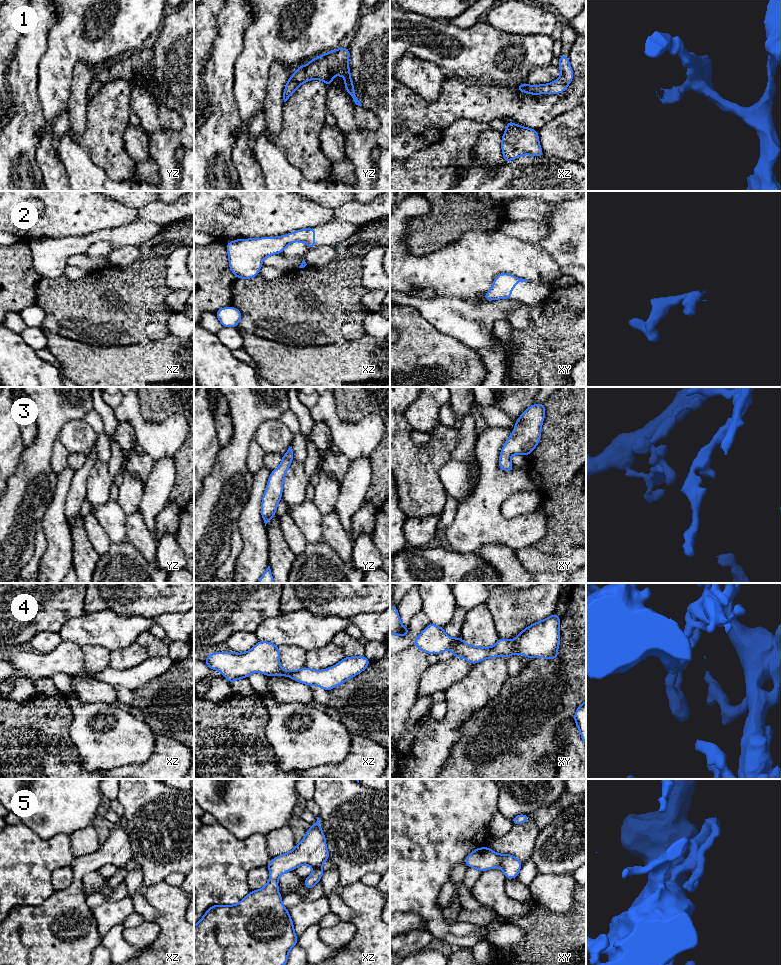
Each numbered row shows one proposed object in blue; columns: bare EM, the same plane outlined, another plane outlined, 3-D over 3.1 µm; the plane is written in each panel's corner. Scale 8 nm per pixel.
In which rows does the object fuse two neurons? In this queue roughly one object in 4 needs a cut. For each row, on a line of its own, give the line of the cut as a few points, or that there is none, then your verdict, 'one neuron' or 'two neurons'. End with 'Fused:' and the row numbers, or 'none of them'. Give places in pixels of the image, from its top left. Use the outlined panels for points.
1: no cut; one neuron
2: no cut; one neuron
3: no cut; one neuron
4: no cut; one neuron
5: no cut; one neuron
Fused: none of them

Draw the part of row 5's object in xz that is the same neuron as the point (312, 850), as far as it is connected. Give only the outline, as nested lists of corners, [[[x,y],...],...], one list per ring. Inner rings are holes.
[[[320,818],[306,832],[303,840],[289,852],[271,860],[267,867],[270,872],[266,886],[250,891],[236,905],[213,905],[194,926],[194,965],[285,965],[288,953],[297,945],[298,937],[288,909],[282,904],[278,892],[278,879],[299,865],[310,865],[313,872],[304,879],[307,890],[320,882],[324,871],[322,864],[330,858],[326,838],[319,825]]]

